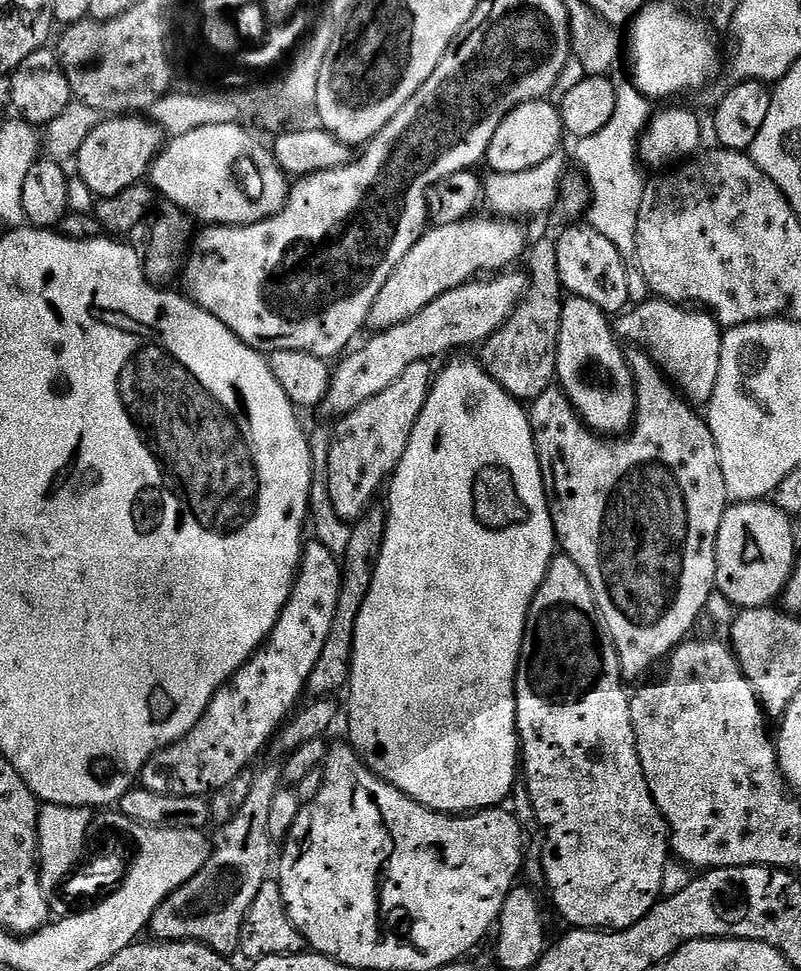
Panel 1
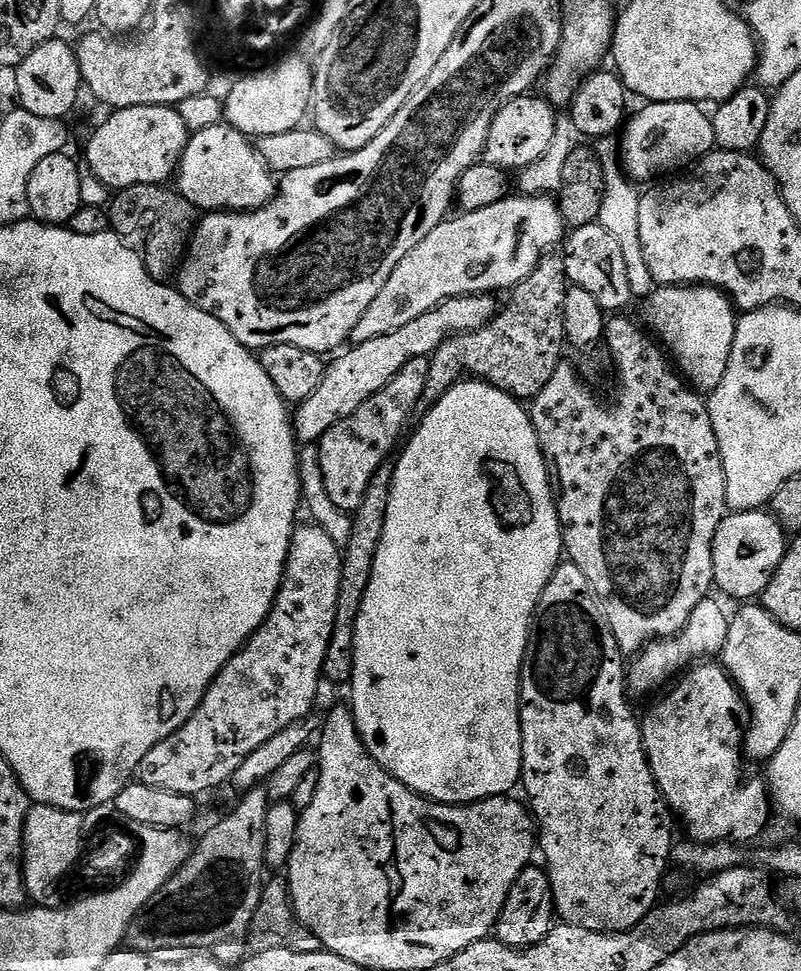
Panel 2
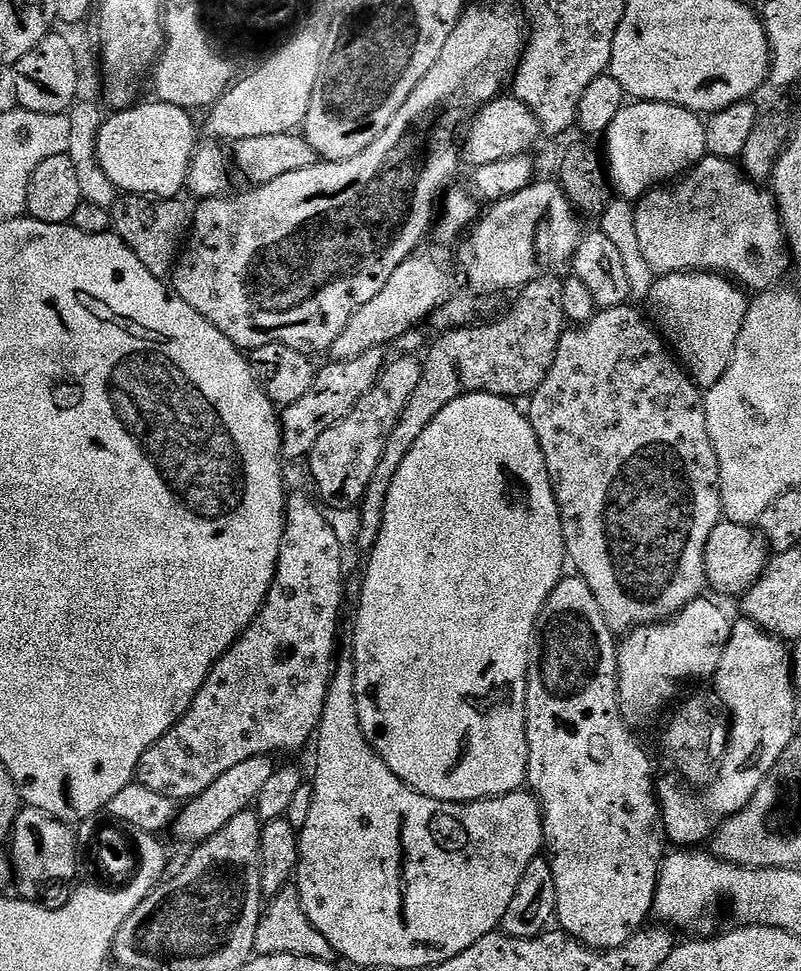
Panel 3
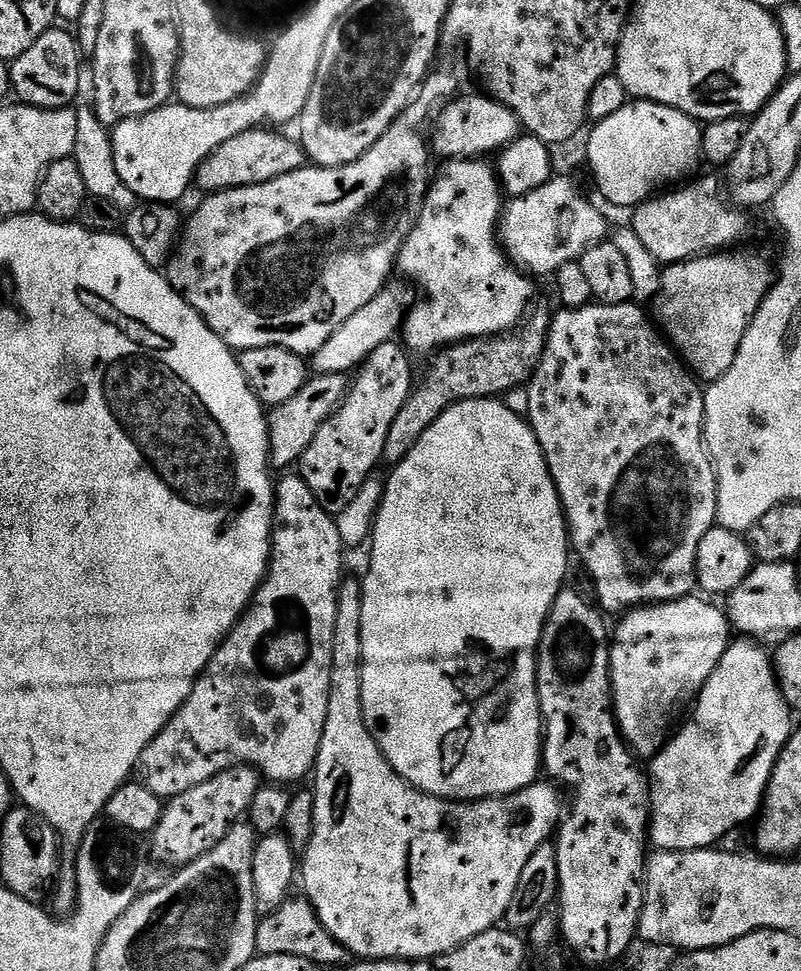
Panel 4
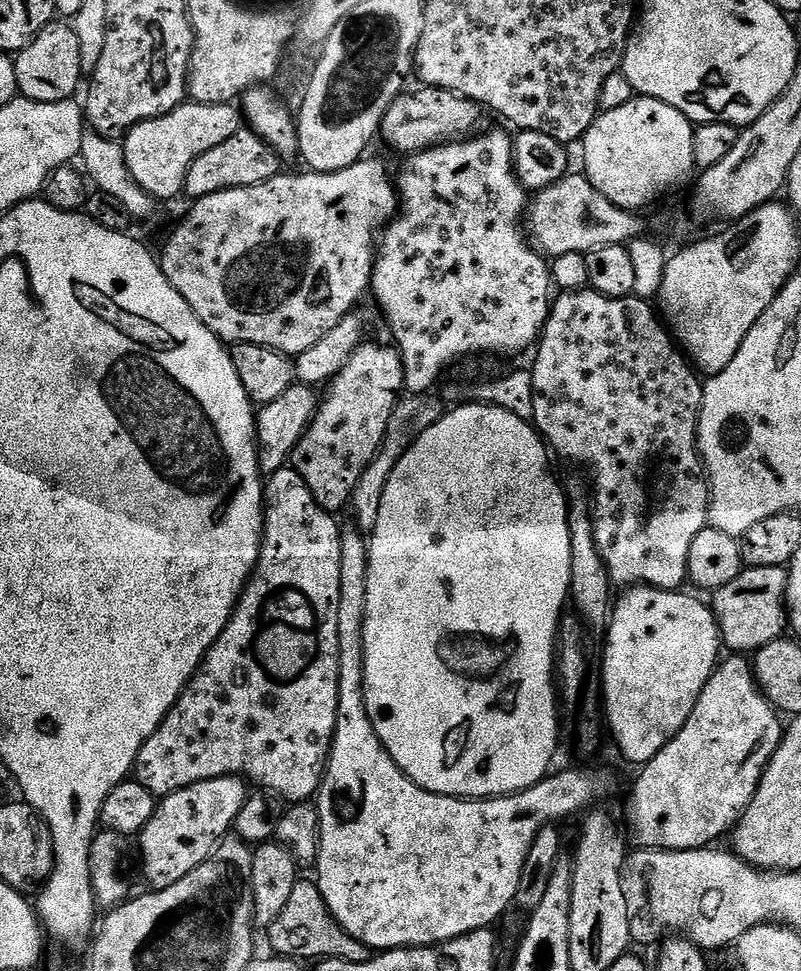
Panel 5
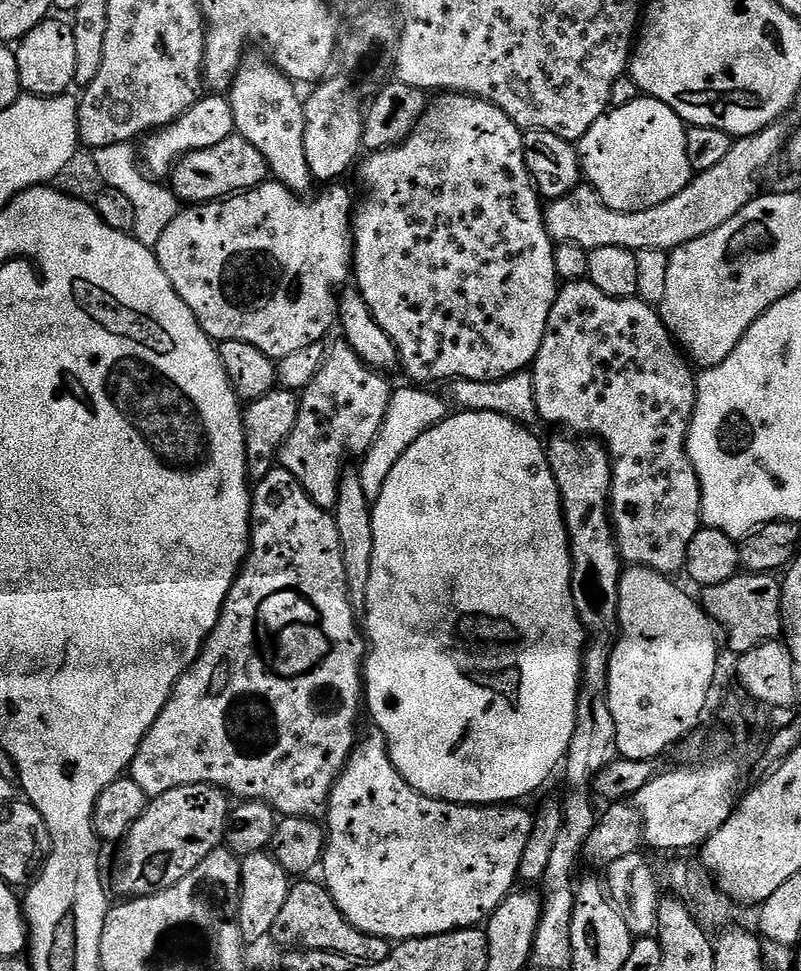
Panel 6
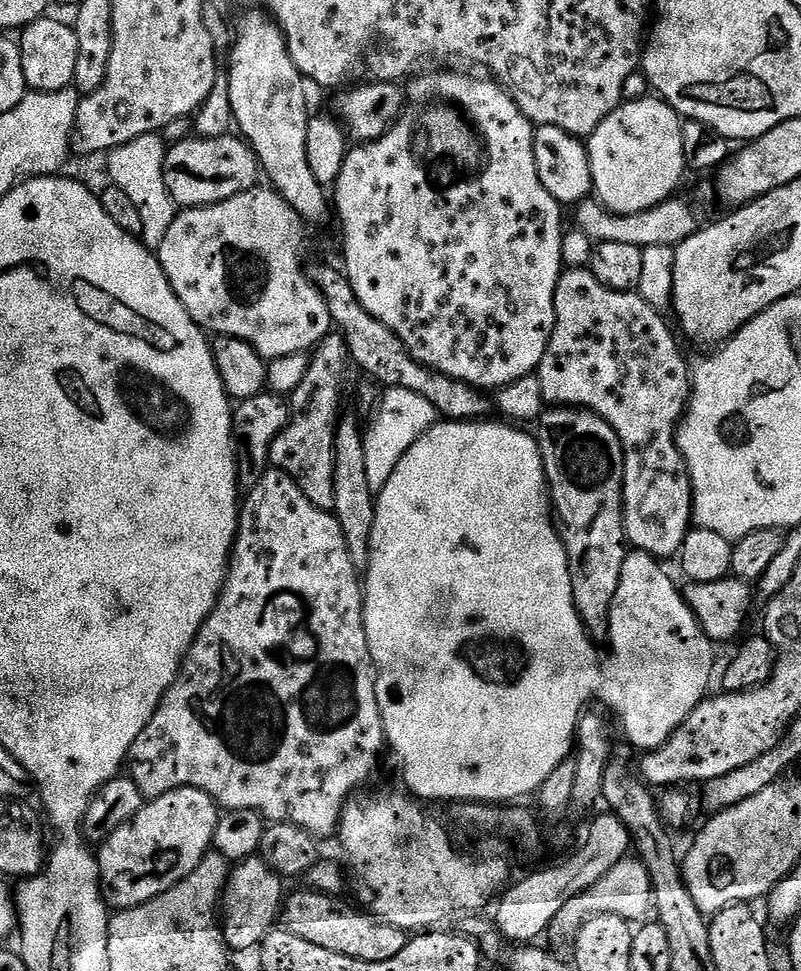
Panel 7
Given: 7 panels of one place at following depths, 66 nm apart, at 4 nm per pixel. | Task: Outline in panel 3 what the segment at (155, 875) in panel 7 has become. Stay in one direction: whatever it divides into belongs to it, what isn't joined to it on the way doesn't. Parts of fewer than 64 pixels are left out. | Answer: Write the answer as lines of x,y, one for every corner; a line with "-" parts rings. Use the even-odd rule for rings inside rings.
269,755
248,758
245,762
238,762
230,770
226,770
221,778
215,780
200,795
187,801
177,811
174,821
174,833
178,839
188,843
188,846
198,846
209,840
219,830
225,828
226,823
237,814
247,811
254,803
263,784
275,772
276,764

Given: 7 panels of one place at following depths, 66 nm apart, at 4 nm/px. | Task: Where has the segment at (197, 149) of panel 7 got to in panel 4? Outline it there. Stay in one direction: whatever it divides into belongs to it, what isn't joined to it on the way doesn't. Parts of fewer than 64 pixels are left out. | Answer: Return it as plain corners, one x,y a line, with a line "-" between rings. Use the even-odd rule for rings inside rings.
267,127
252,128
222,143
199,164
194,179
195,187
200,187
204,194
224,192
228,188
270,182
282,174
290,174
305,167
304,147
293,137
291,140
280,132
283,131
269,130

